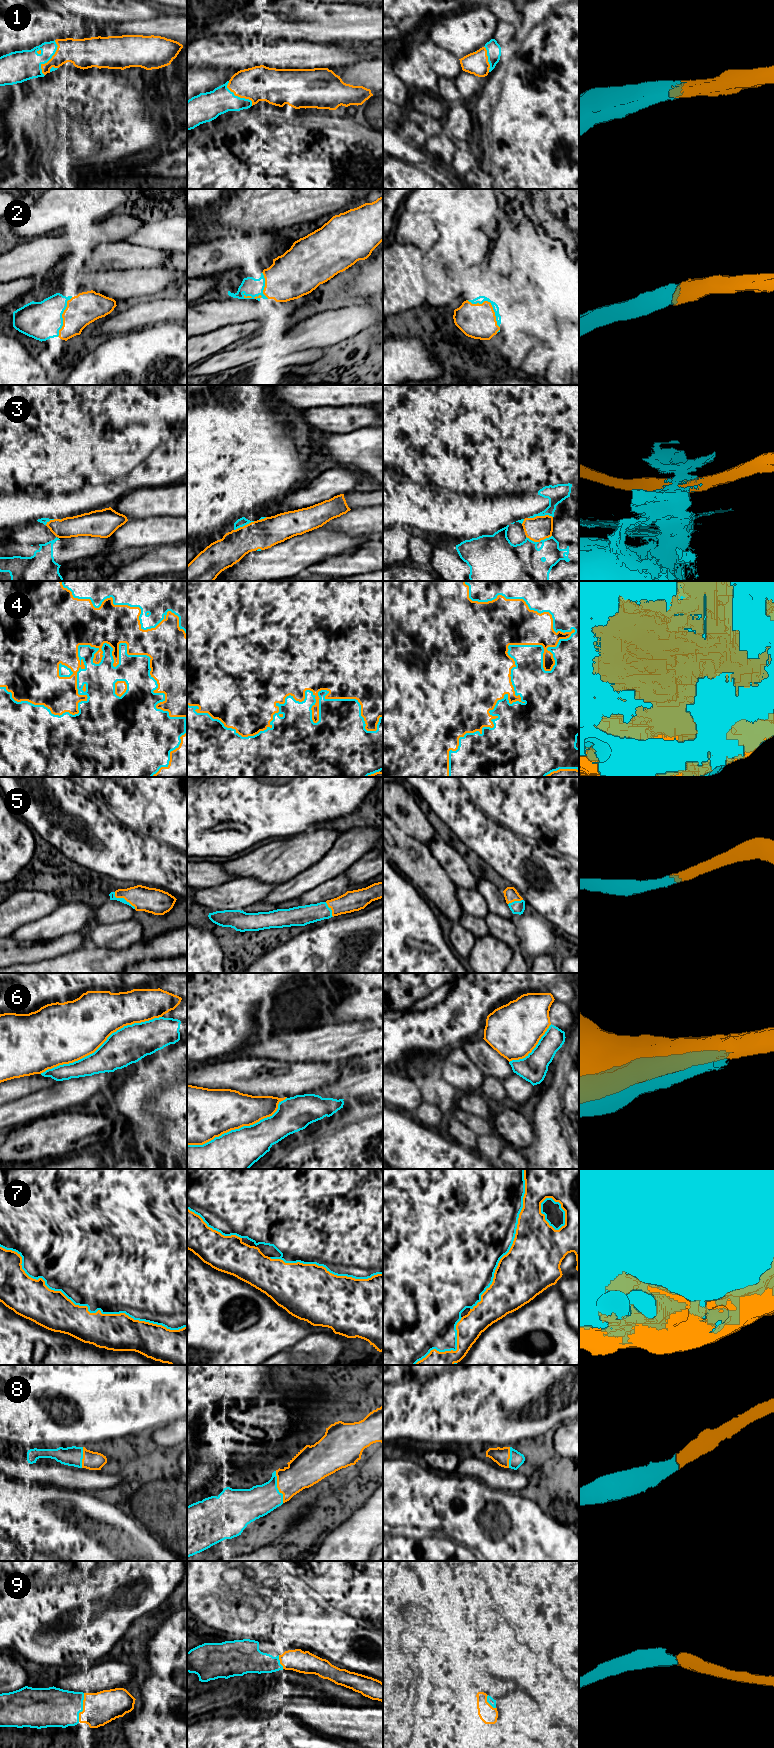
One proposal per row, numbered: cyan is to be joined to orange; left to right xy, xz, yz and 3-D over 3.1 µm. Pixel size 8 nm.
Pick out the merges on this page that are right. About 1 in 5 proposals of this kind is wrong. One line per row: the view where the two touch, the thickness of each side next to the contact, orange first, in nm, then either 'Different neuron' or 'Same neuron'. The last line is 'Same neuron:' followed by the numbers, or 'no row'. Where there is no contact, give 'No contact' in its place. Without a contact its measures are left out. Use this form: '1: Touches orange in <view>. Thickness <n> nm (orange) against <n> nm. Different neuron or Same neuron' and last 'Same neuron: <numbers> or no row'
1: Touches orange in xy. Thickness 220 nm (orange) against 240 nm. Same neuron
2: Touches orange in yz. Thickness 280 nm (orange) against 60 nm. Same neuron
3: Touches orange in yz. Thickness 190 nm (orange) against 380 nm. Different neuron
4: Touches orange in yz. Thickness 360 nm (orange) against 260 nm. Same neuron
5: Touches orange in xy. Thickness 200 nm (orange) against 50 nm. Same neuron
6: Touches orange in xy. Thickness 460 nm (orange) against 300 nm. Different neuron
7: Touches orange in xy. Thickness 300 nm (orange) against 480 nm. Same neuron
8: Touches orange in xz. Thickness 260 nm (orange) against 260 nm. Same neuron
9: Touches orange in xy. Thickness 260 nm (orange) against 320 nm. Same neuron
Same neuron: 1, 2, 4, 5, 7, 8, 9

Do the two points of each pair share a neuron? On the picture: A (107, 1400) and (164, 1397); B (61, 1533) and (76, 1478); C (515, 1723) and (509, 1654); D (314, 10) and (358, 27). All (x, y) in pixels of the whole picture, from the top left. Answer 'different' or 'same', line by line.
A: same
B: different
C: different
D: same

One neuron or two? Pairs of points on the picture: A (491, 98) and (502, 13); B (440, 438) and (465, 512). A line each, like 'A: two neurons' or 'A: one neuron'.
A: two neurons
B: one neuron

